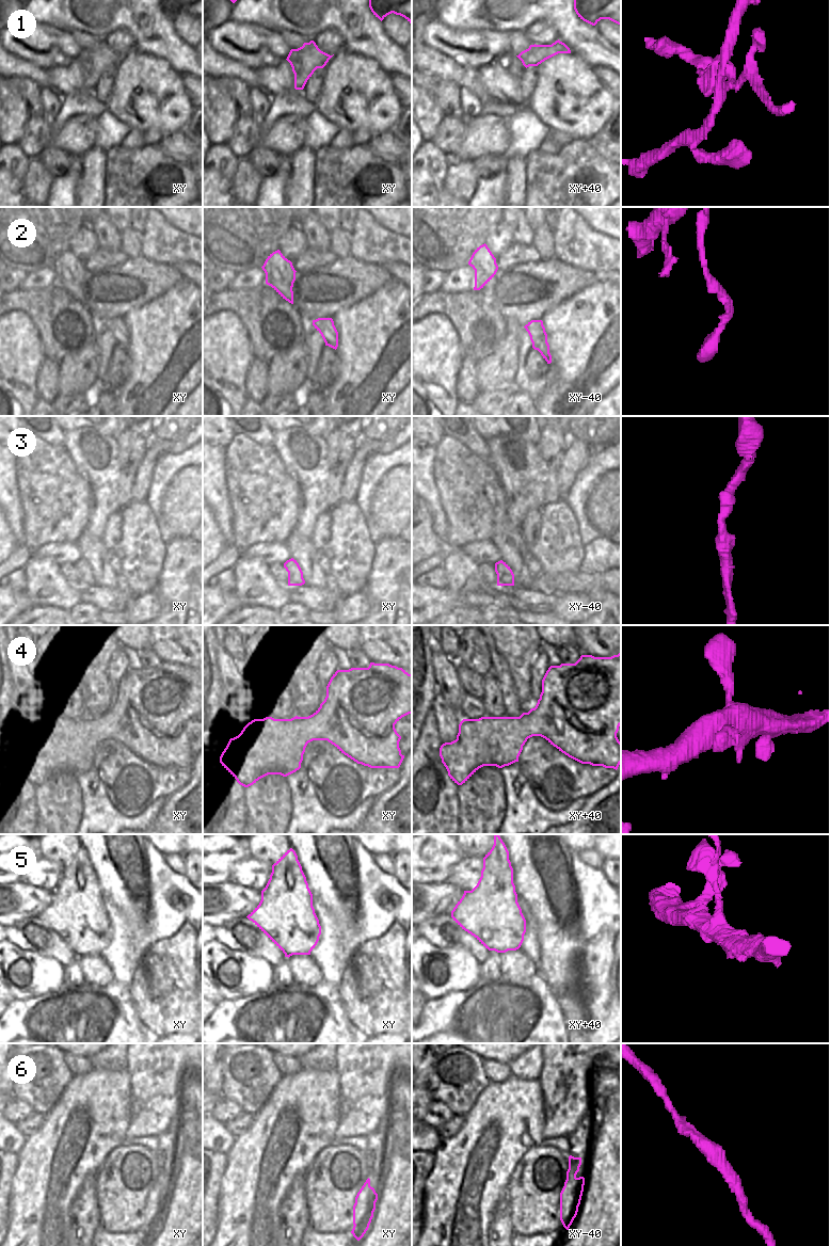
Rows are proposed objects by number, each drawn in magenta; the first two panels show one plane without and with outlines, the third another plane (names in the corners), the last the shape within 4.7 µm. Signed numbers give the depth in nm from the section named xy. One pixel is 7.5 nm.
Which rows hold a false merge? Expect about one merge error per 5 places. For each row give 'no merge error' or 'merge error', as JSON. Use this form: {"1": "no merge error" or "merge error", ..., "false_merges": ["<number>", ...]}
{"1": "merge error", "2": "no merge error", "3": "no merge error", "4": "no merge error", "5": "no merge error", "6": "no merge error", "false_merges": ["1"]}

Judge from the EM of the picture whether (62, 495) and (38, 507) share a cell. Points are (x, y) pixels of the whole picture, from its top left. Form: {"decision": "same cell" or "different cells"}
{"decision": "same cell"}

